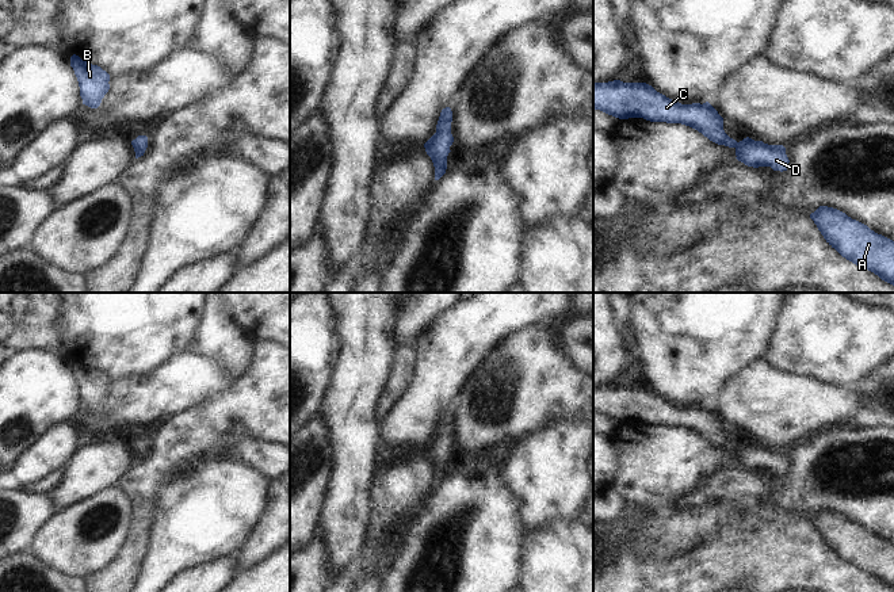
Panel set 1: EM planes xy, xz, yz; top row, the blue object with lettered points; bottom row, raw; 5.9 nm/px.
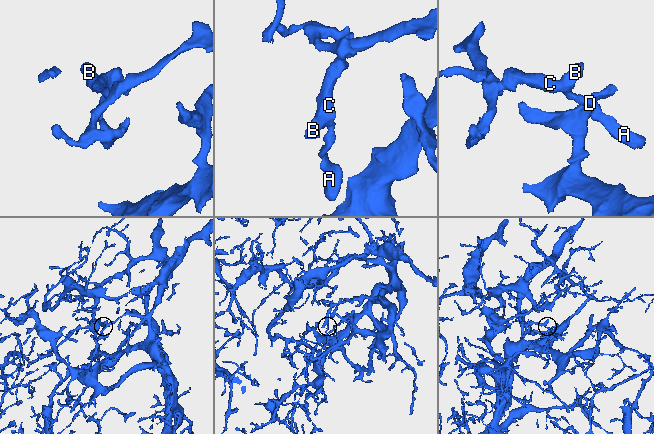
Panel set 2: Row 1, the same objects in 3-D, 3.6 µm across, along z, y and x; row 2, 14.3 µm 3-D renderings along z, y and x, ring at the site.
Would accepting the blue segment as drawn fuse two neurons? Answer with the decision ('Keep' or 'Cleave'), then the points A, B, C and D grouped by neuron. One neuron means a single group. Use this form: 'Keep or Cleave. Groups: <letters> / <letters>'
Keep. Groups: A B C D.

